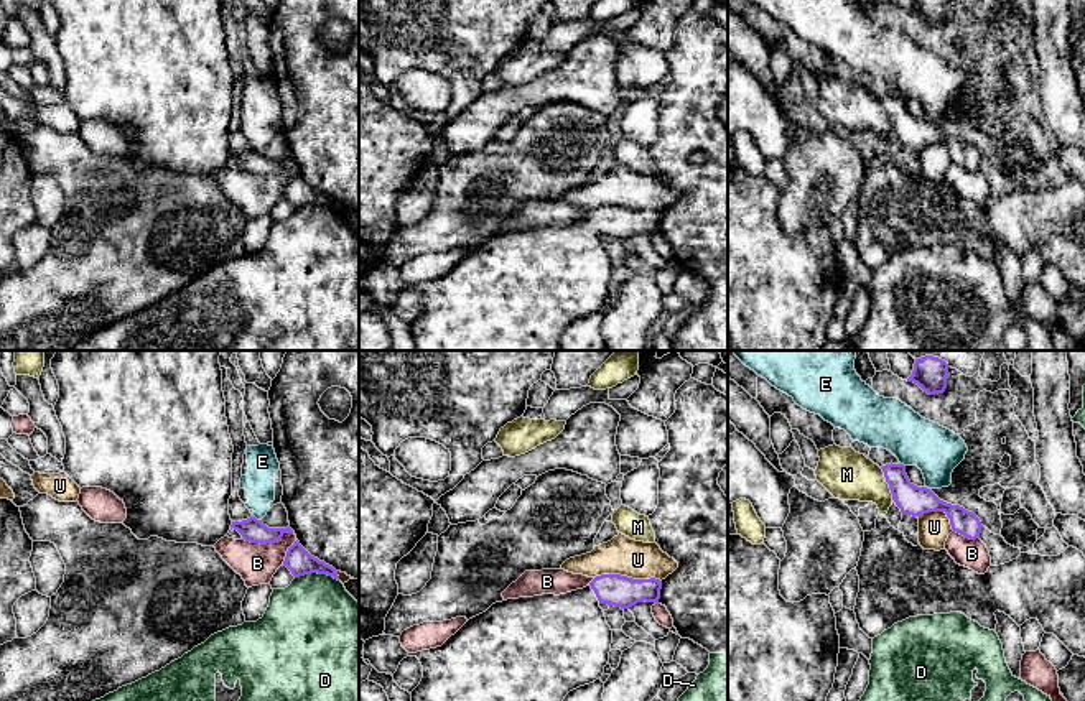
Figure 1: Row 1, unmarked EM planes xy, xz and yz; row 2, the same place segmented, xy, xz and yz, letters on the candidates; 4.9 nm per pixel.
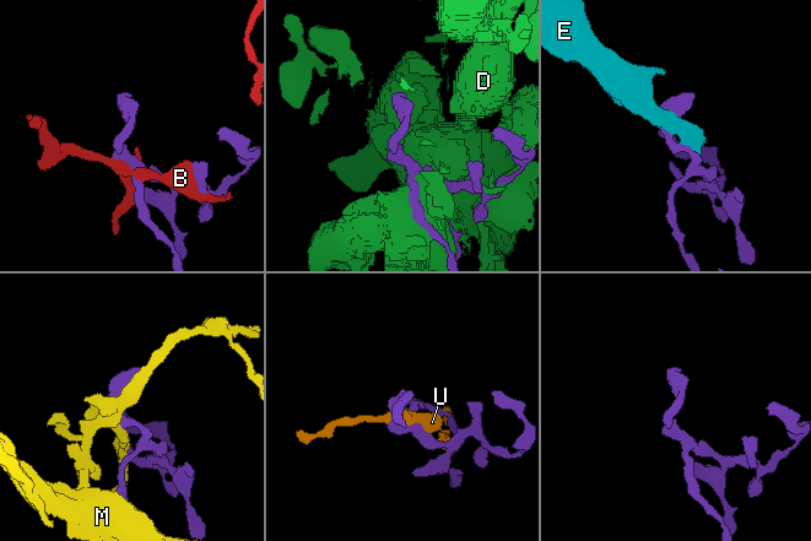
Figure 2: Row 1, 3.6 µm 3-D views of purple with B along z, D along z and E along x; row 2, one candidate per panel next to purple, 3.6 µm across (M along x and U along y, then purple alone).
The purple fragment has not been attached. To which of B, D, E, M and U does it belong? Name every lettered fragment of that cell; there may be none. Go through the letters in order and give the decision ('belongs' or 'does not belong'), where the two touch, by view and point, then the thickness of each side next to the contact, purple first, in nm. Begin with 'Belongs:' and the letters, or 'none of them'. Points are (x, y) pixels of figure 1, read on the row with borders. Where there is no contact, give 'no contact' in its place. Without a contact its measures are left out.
Belongs: none of them
B: does not belong; contact xy (269, 542); calibres 120 and 190 nm
D: does not belong; contact xy (316, 571); calibres 120 and 440 nm
E: does not belong; contact xy (256, 519); calibres 120 and 150 nm
M: does not belong; contact yz (888, 482); calibres 150 and 240 nm
U: does not belong; contact xz (626, 576); calibres 160 and 190 nm

